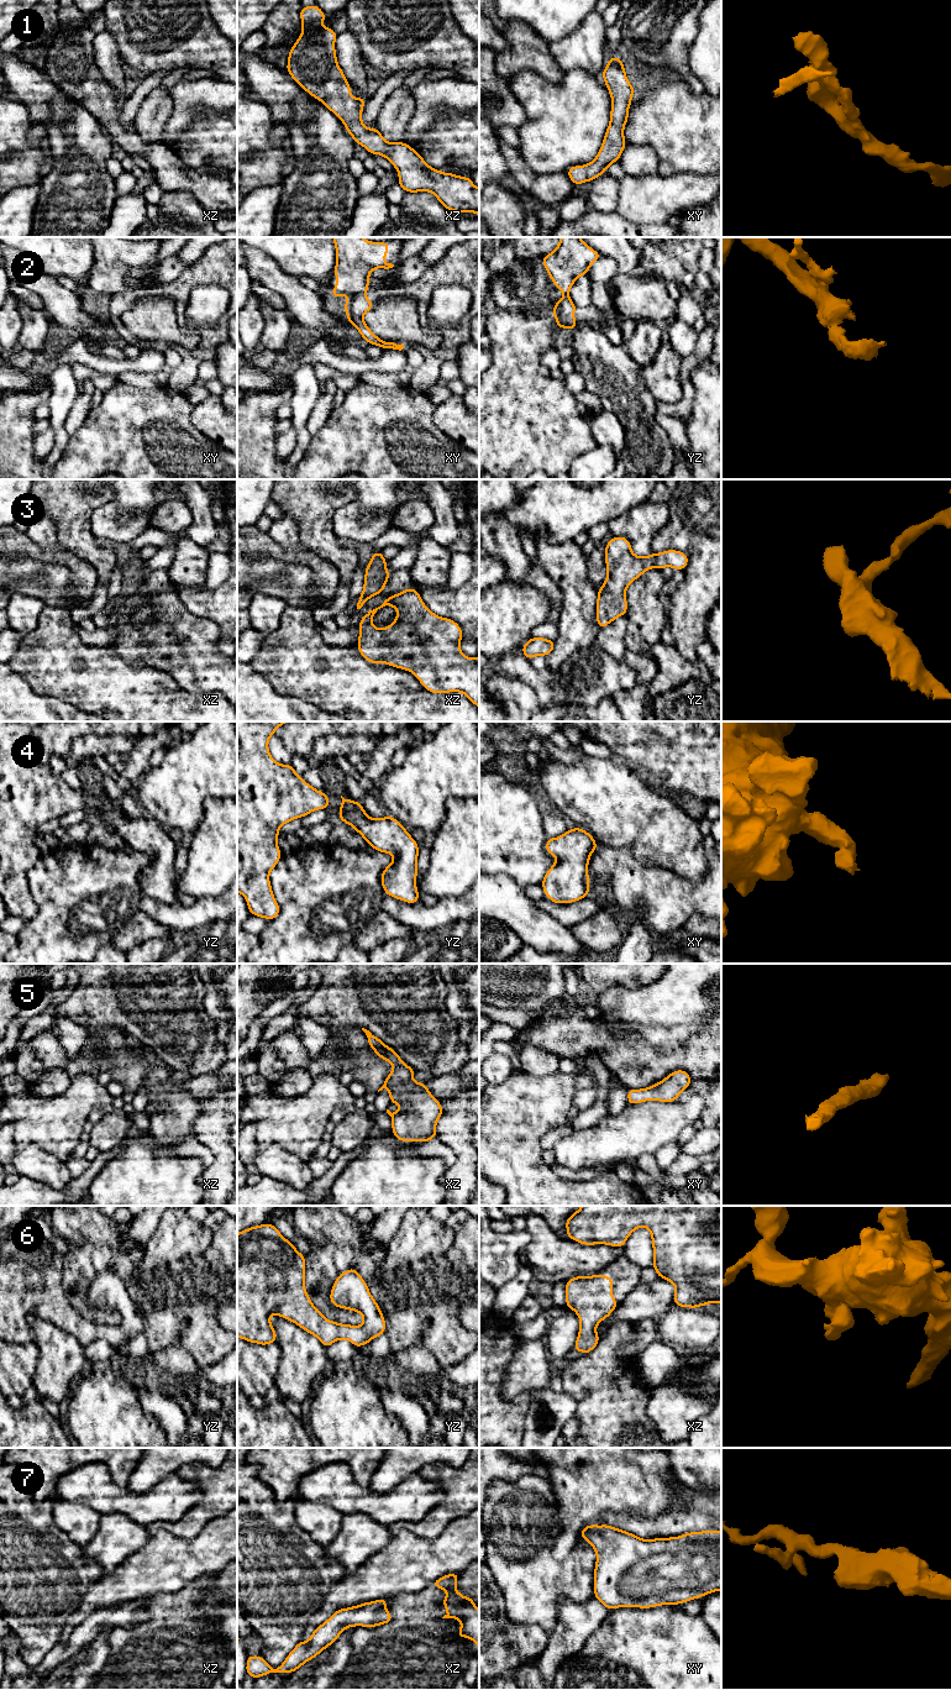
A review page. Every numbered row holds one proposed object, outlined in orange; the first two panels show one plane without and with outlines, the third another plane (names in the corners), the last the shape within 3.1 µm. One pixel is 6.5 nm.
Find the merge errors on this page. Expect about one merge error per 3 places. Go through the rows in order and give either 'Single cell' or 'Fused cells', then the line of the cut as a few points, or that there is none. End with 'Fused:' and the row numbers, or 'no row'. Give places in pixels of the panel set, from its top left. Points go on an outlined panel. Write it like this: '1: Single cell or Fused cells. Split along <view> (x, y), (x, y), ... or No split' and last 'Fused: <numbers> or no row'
1: Single cell. No split
2: Fused cells. Split along xy (363, 293), (353, 297)
3: Single cell. No split
4: Single cell. No split
5: Single cell. No split
6: Single cell. No split
7: Single cell. No split
Fused: 2

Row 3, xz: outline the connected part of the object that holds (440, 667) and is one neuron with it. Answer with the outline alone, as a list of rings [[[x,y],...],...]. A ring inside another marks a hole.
[[[409,588],[390,595],[361,619],[358,630],[358,652],[369,663],[387,663],[406,670],[431,693],[461,692],[479,709],[479,657],[472,658],[462,654],[461,626],[448,618],[434,614],[421,600],[419,591]],[[385,605],[394,607],[398,615],[392,625],[377,629],[372,619],[377,610]]]

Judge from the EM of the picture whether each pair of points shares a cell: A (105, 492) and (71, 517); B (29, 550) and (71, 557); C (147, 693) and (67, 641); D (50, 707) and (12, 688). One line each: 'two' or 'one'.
A: one
B: one
C: one
D: one

